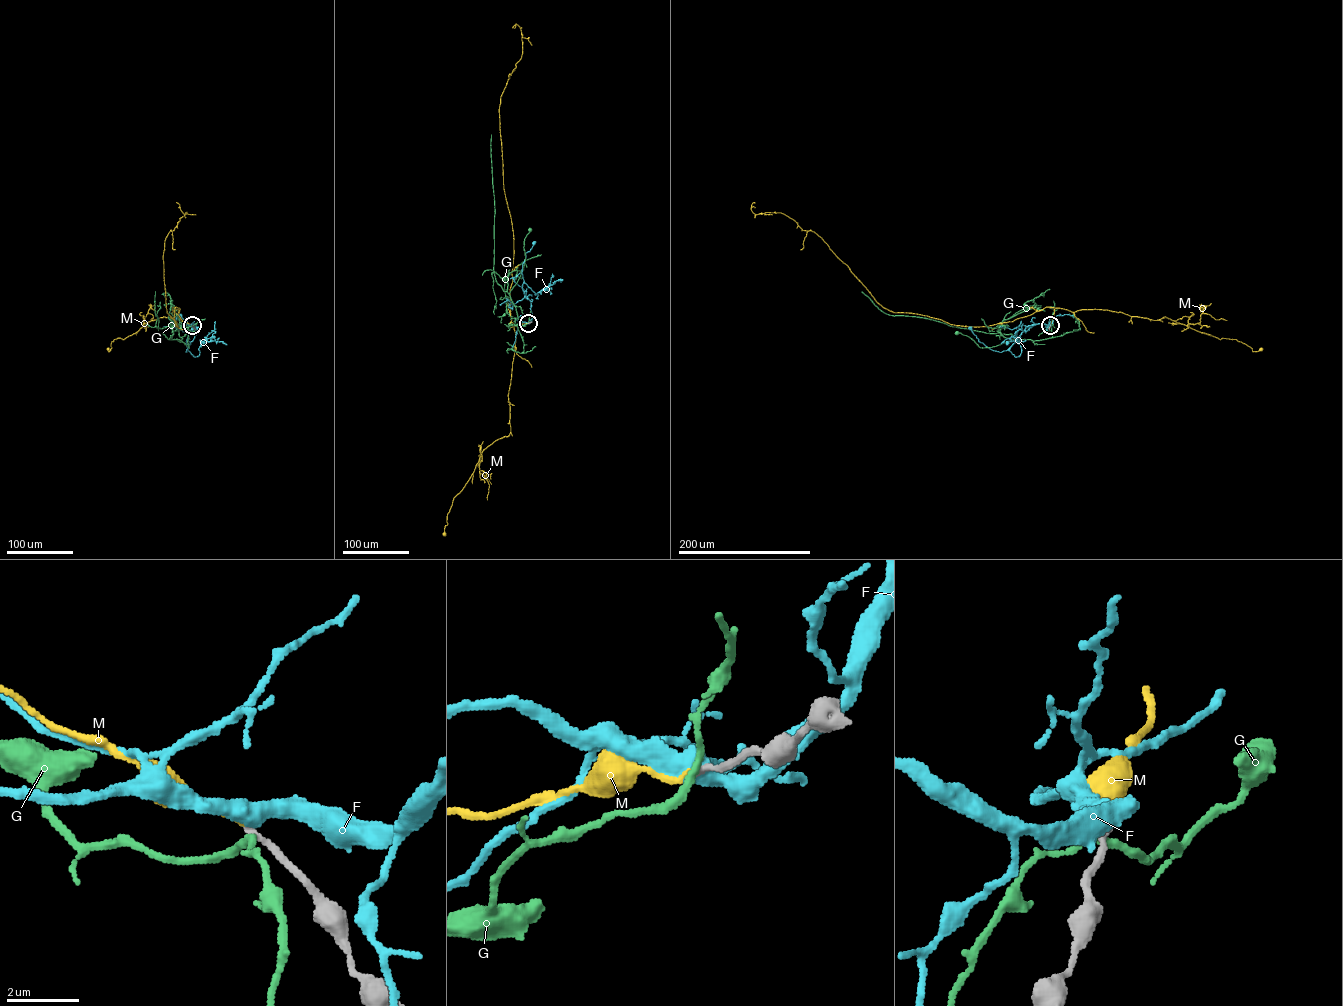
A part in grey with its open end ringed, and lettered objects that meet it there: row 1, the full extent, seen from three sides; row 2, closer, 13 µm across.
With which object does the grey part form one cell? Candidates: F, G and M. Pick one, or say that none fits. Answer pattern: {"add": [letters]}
{"add": ["M"]}

